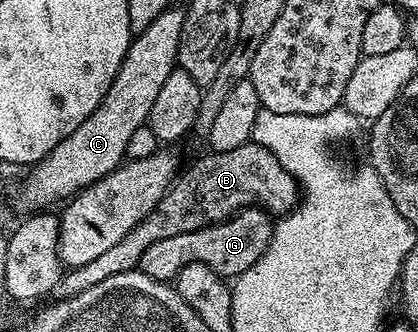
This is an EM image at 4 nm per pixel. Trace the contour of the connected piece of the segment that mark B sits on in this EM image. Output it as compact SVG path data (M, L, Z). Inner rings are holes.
M256 142L236 146L236 150L210 150L193 162L195 164L187 172L185 169L175 179L158 205L139 224L132 226L132 230L128 230L128 234L124 234L116 246L104 250L104 254L92 258L92 262L84 266L66 268L60 282L56 282L53 299L63 300L84 294L84 290L96 286L96 282L104 282L104 278L112 278L112 274L135 271L144 250L148 250L152 242L160 242L160 238L173 238L176 234L188 234L209 224L218 224L243 208L260 208L271 214L285 214L292 212L300 202L300 186L292 174L280 166L267 148Z

